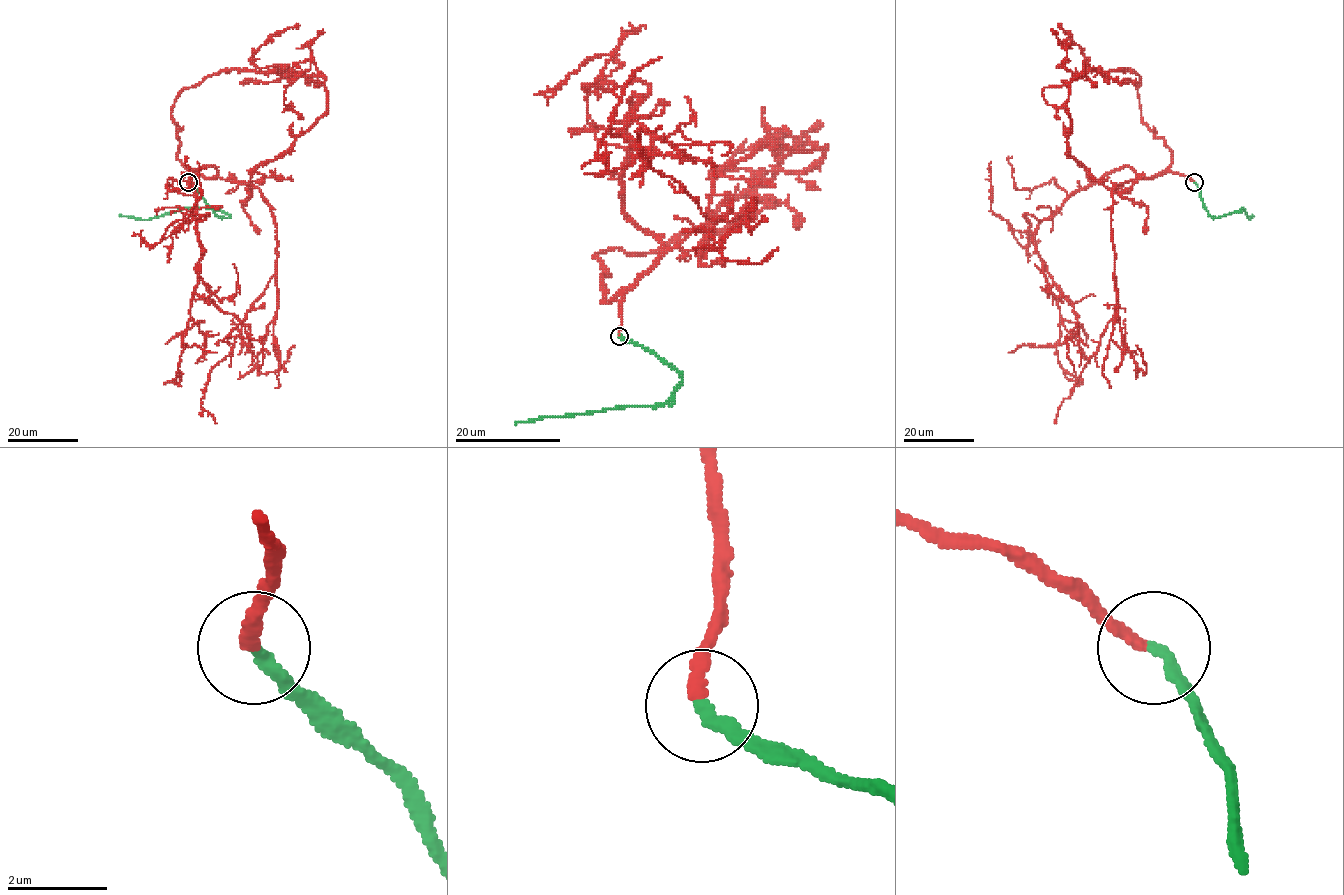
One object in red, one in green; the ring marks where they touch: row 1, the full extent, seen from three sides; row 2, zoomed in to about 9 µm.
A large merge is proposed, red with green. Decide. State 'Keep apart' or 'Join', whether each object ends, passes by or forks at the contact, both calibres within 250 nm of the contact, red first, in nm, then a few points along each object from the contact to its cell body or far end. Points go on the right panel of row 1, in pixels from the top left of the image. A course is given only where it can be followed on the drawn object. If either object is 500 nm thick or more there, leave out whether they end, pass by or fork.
Join. At the ring red ends. At the ring green ends. Thickness 260 nm (red) against 280 nm. Course of red: (1194, 182), (1116, 168), (1040, 223), (1033, 245), (1078, 321), (1065, 337), (1074, 370). Course of green: (1194, 182), (1211, 216), (1219, 217), (1242, 208), (1248, 219), (1253, 216)

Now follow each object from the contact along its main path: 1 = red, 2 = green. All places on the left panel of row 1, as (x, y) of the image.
1: (189, 182), (216, 169), (191, 174), (197, 270), (239, 321), (227, 337), (262, 344), (258, 370)
2: (189, 182), (218, 216), (230, 216), (212, 209), (186, 208), (149, 219), (119, 216)

